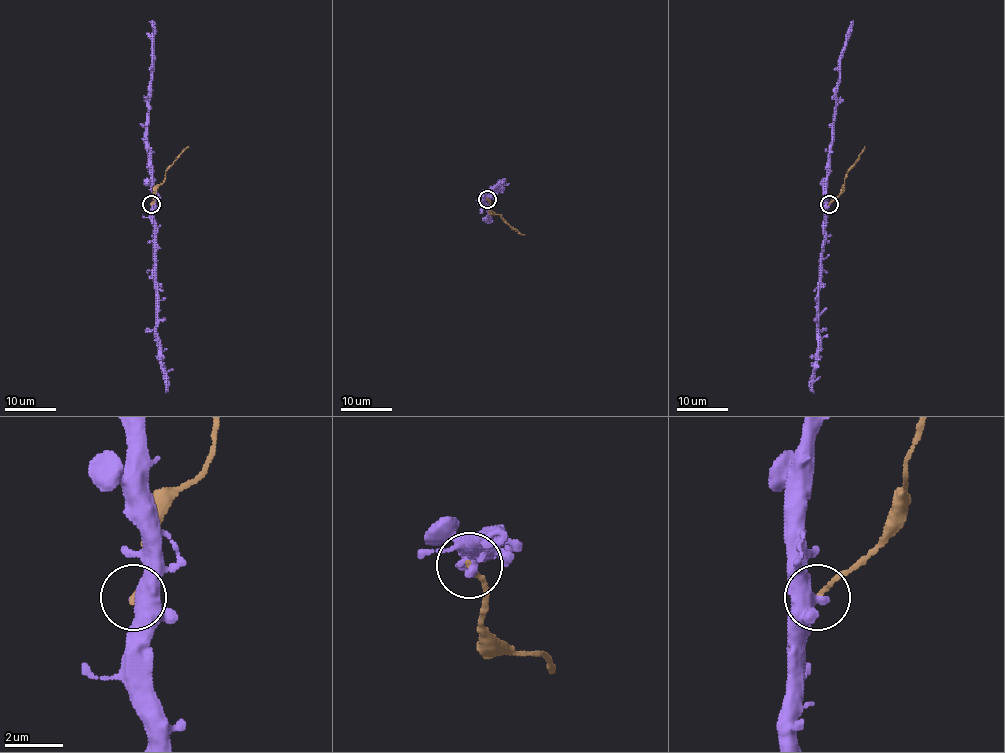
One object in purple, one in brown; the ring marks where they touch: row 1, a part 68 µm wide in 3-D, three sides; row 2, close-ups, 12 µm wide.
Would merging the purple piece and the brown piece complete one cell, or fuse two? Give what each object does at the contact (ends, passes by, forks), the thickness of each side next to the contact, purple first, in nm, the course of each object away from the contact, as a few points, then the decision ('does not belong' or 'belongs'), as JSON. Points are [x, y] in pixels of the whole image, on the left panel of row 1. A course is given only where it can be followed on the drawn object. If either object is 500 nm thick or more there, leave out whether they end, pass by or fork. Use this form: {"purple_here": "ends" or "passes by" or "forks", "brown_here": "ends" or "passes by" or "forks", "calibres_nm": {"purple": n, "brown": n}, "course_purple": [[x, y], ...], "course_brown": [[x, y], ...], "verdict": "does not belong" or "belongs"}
{"calibres_nm": {"purple": 550, "brown": 160}, "course_purple": [[151, 203], [157, 341], [165, 393]], "course_brown": [[151, 203], [167, 169], [188, 146]], "verdict": "does not belong"}

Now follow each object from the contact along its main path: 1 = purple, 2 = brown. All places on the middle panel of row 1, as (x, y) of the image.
1: (487, 199), (493, 187), (501, 184)
2: (487, 199), (490, 209), (524, 234)

